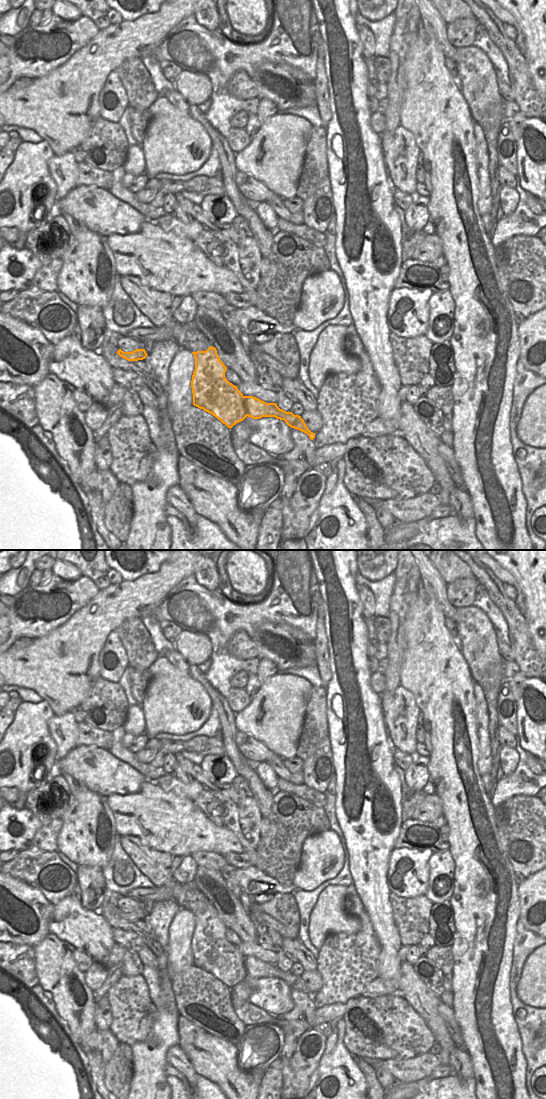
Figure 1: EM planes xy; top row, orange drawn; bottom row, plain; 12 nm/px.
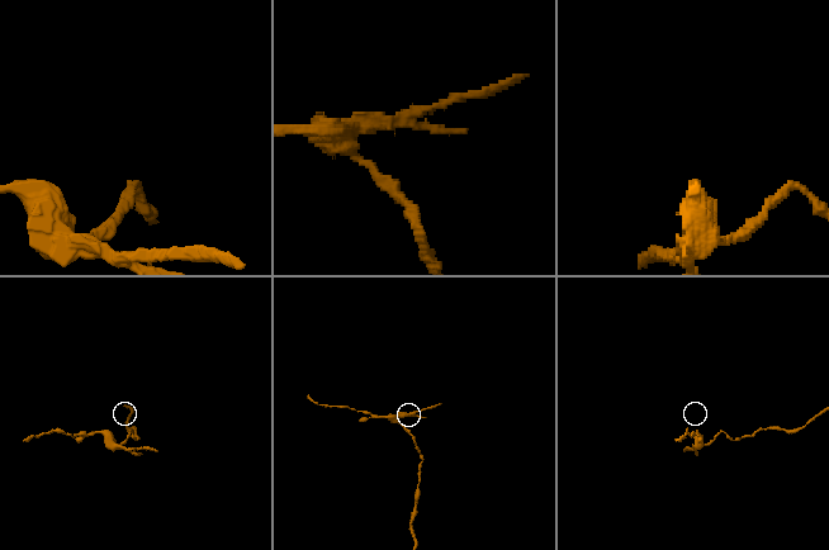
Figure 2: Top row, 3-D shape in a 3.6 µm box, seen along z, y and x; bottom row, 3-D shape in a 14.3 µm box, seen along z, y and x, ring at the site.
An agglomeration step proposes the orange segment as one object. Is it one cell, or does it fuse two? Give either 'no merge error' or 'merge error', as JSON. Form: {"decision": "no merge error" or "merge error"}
{"decision": "merge error"}

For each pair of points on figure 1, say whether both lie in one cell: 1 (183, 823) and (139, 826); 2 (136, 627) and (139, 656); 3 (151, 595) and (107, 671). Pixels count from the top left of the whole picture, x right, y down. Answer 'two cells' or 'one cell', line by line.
1: one cell
2: one cell
3: two cells

